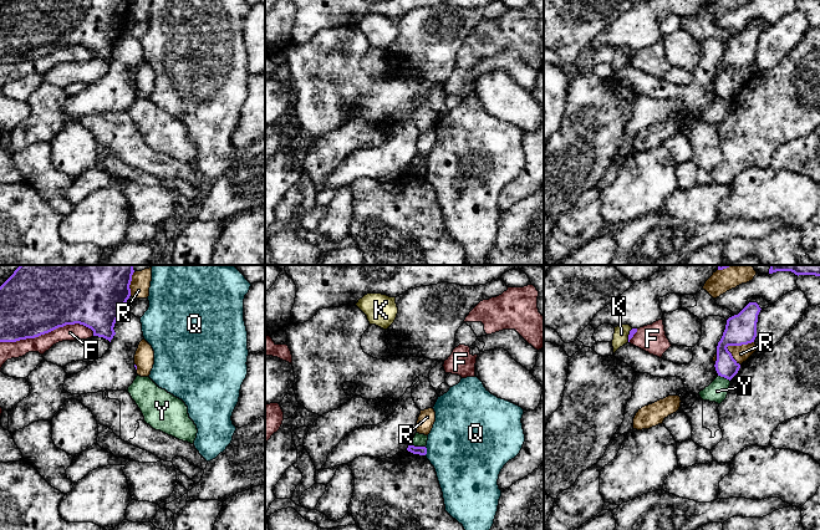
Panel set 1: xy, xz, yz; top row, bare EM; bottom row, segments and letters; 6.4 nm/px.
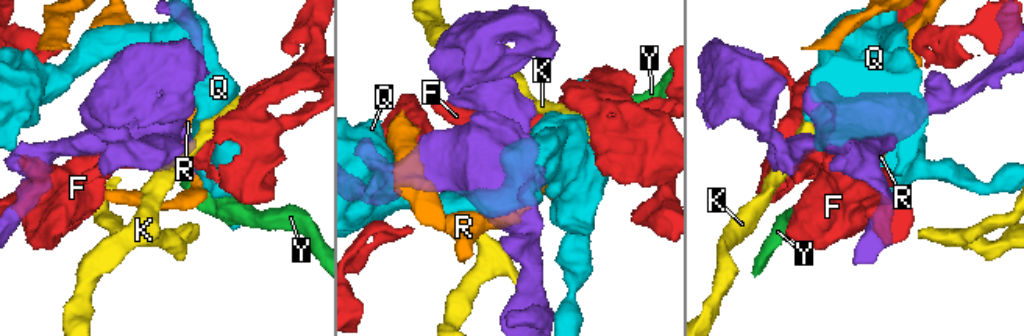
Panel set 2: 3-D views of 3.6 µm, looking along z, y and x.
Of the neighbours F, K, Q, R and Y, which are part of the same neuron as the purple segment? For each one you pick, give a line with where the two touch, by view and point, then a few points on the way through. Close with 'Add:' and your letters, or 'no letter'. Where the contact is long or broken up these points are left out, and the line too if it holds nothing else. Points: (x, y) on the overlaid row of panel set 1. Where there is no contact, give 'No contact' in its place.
Add: no letter

